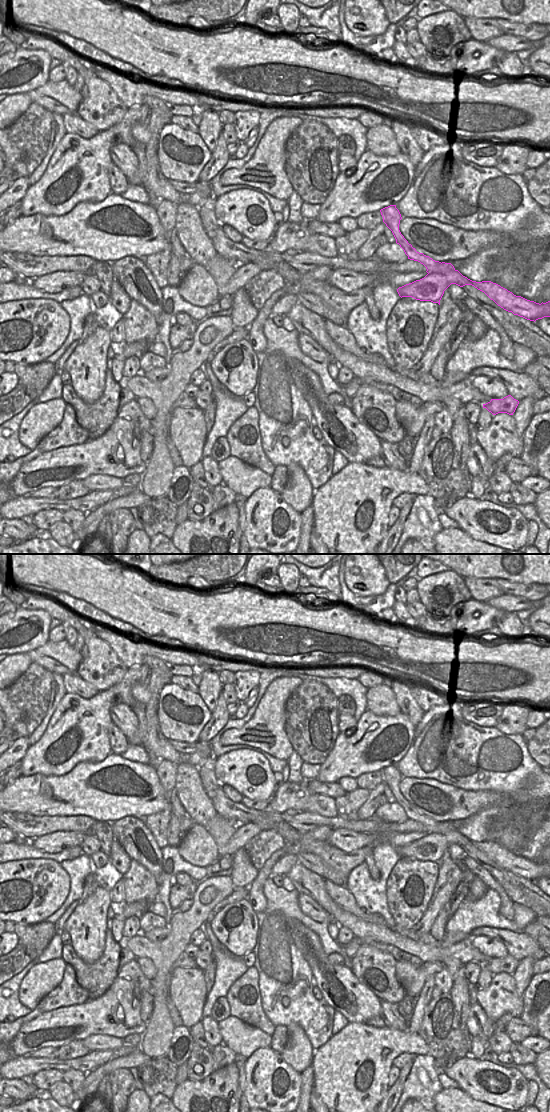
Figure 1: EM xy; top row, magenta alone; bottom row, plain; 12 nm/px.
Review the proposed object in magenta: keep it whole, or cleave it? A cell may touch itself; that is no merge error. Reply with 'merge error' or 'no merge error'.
merge error

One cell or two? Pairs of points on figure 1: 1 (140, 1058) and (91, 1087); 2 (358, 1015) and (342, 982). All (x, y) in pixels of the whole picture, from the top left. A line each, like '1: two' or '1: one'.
1: one
2: one

